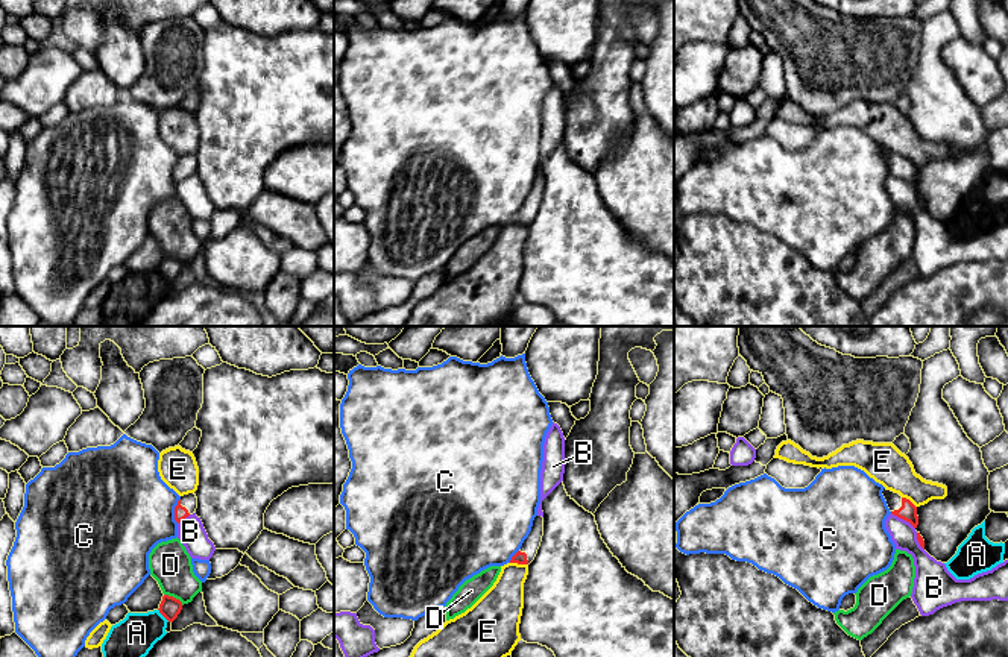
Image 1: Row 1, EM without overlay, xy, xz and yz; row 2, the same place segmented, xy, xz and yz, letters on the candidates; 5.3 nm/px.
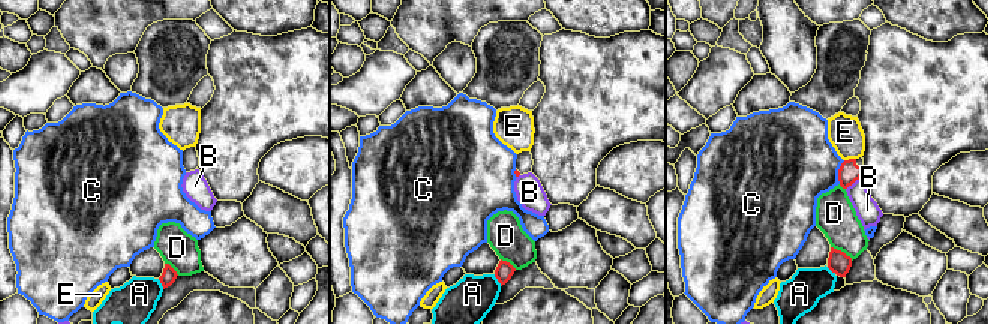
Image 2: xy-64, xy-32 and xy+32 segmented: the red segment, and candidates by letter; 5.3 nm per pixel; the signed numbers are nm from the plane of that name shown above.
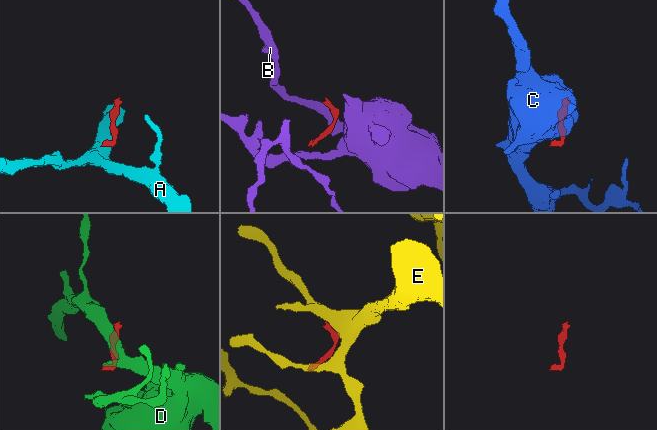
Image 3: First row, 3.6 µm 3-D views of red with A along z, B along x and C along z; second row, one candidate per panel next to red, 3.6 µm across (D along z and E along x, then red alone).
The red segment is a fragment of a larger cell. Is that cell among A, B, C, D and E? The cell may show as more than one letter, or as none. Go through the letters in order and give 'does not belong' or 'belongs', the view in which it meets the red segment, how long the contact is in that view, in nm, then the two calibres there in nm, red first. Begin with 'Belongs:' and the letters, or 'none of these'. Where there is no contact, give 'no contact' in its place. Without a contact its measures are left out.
Belongs: none of these
A: does not belong; meets red in xy; contact 90 nm long; 110 nm thick on the red side, 220 nm on the other
B: does not belong; meets red in yz; contact 150 nm long; 100 nm thick on the red side, 140 nm on the other
C: does not belong; meets red in xy; contact 140 nm long; 70 nm thick on the red side, 480 nm on the other
D: does not belong; meets red in xy; contact 120 nm long; 110 nm thick on the red side, 220 nm on the other
E: does not belong; meets red in xz; contact 100 nm long; 70 nm thick on the red side, 220 nm on the other

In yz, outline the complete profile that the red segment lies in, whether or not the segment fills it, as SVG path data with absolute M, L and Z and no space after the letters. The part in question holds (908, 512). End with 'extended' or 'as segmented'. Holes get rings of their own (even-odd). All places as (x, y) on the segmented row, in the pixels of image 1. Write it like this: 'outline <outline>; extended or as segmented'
outline M884 489L882 492L891 514L909 522L914 528L918 525L917 507L899 493Z; extended

